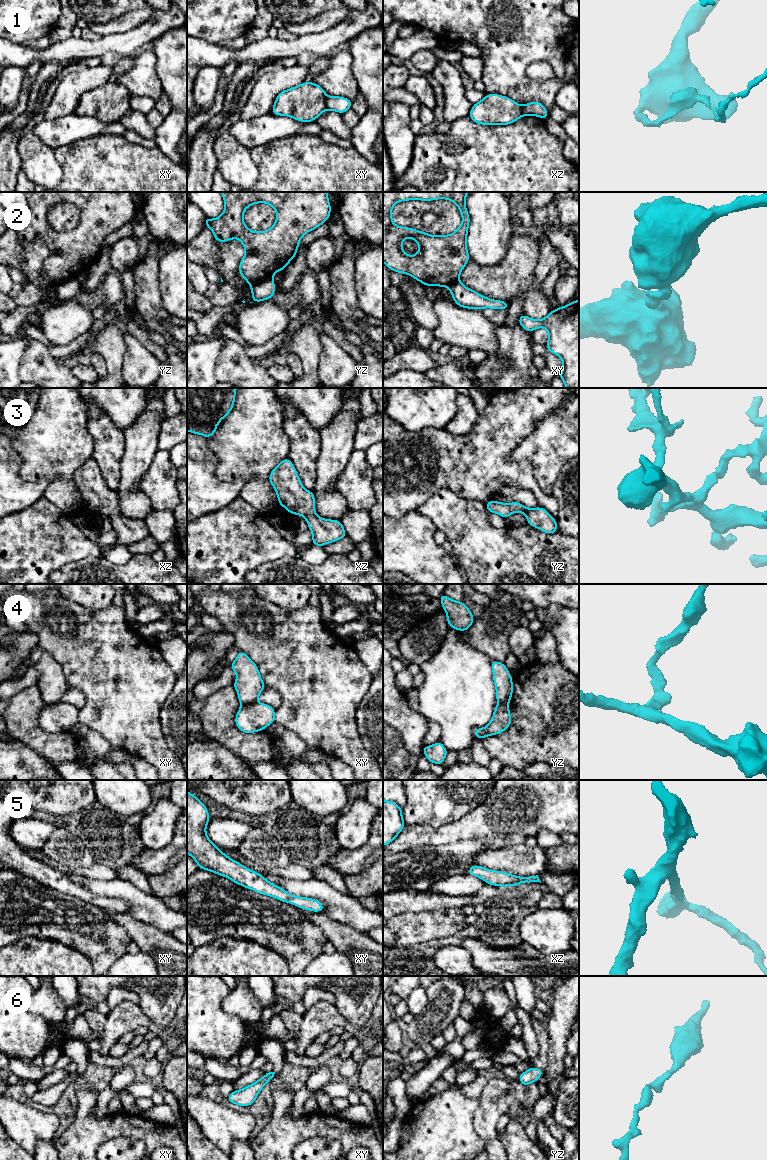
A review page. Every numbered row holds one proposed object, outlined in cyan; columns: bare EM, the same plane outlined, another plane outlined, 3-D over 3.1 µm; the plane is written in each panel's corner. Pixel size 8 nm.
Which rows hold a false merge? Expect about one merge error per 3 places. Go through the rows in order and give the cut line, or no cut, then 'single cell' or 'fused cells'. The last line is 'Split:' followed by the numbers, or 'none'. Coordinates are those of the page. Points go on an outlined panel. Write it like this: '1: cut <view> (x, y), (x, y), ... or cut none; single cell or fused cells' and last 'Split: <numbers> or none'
1: cut xy (327, 97), (326, 109); fused cells
2: cut yz (271, 276), (255, 281), (250, 285); fused cells
3: cut none; single cell
4: cut xy (255, 701), (242, 705); fused cells
5: cut none; single cell
6: cut none; single cell
Split: 1, 2, 4

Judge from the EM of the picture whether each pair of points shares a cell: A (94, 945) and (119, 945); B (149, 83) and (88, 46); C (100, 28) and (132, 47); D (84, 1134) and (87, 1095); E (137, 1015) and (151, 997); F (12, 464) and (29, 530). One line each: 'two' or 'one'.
A: one
B: two
C: two
D: one
E: two
F: two

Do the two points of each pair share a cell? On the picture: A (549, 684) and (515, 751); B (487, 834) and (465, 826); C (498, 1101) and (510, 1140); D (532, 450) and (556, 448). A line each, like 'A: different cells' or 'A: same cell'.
A: same cell
B: same cell
C: different cells
D: same cell

